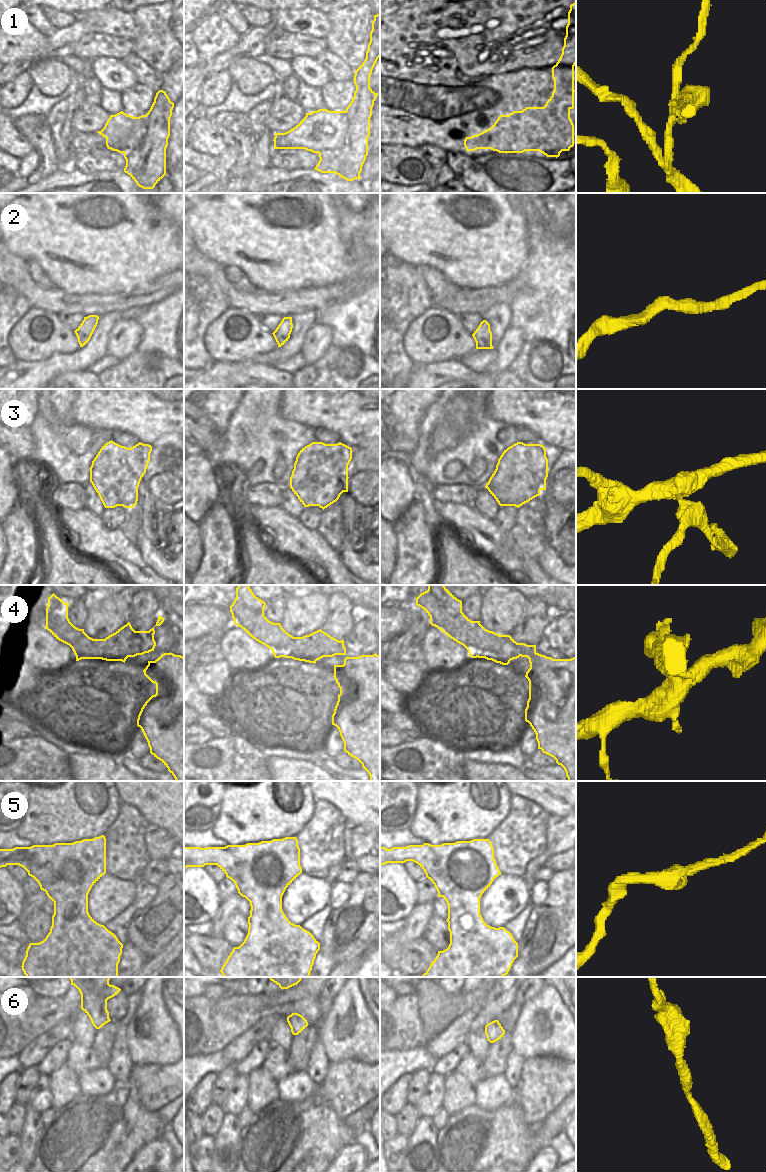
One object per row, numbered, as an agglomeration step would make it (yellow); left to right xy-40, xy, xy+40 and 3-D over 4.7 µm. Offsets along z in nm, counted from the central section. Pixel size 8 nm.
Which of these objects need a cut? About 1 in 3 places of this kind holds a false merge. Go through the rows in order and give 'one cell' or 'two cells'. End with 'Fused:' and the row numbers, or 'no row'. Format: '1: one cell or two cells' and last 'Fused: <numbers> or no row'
1: two cells
2: one cell
3: two cells
4: two cells
5: one cell
6: one cell
Fused: 1, 3, 4

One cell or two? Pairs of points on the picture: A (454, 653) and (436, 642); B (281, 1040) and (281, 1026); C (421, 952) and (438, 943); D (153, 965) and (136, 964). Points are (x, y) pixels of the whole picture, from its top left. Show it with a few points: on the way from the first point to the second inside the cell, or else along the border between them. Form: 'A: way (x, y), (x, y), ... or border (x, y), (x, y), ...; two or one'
A: way (450, 653), (447, 653), (440, 646); one
B: way (281, 1037), (281, 1029); one
C: border (423, 937), (437, 951); two
D: border (139, 953), (142, 966); two

